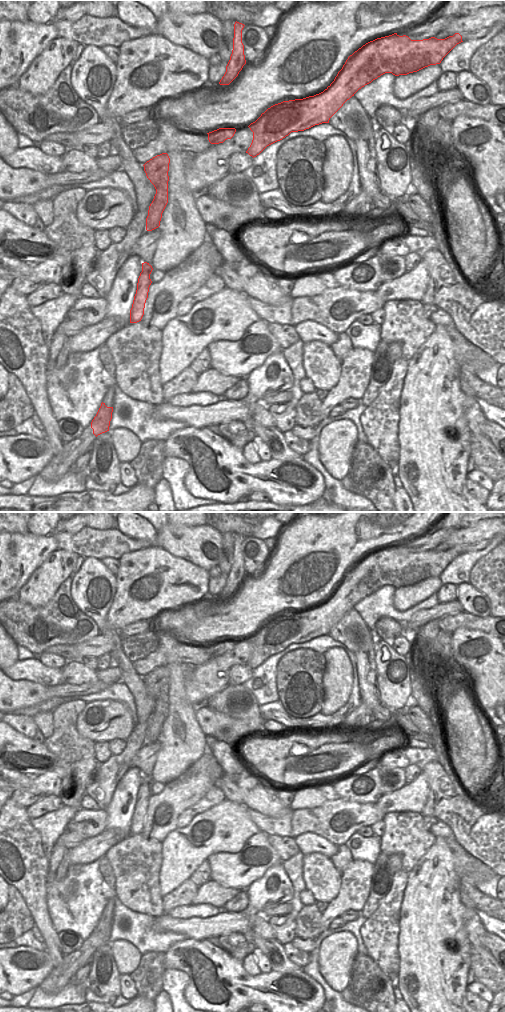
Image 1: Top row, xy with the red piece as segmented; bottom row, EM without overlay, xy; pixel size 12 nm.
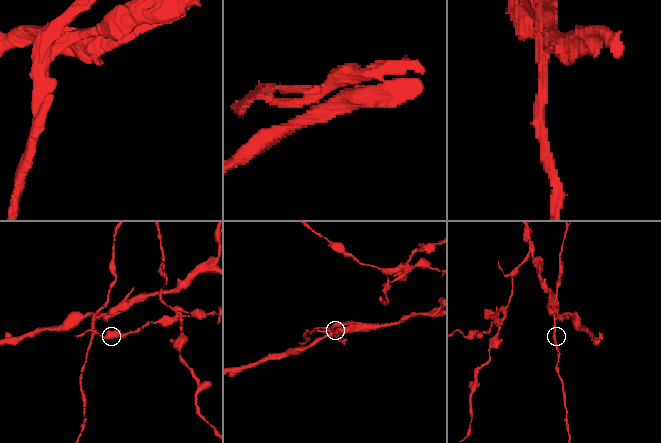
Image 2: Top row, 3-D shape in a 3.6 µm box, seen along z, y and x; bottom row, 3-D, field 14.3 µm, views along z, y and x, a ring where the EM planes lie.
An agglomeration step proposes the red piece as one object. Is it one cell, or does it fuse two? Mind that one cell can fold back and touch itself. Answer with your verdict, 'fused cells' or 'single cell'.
fused cells

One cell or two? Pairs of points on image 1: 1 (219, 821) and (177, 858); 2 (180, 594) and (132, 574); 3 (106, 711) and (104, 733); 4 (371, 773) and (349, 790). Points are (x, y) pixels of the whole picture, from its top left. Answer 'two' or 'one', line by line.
1: one
2: one
3: one
4: one

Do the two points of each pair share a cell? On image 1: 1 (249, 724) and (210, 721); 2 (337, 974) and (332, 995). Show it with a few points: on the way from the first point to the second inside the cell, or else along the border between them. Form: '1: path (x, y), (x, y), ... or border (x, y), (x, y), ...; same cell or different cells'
1: path (239, 726), (220, 726); same cell
2: border (320, 970), (324, 980), (333, 989), (340, 992); different cells

